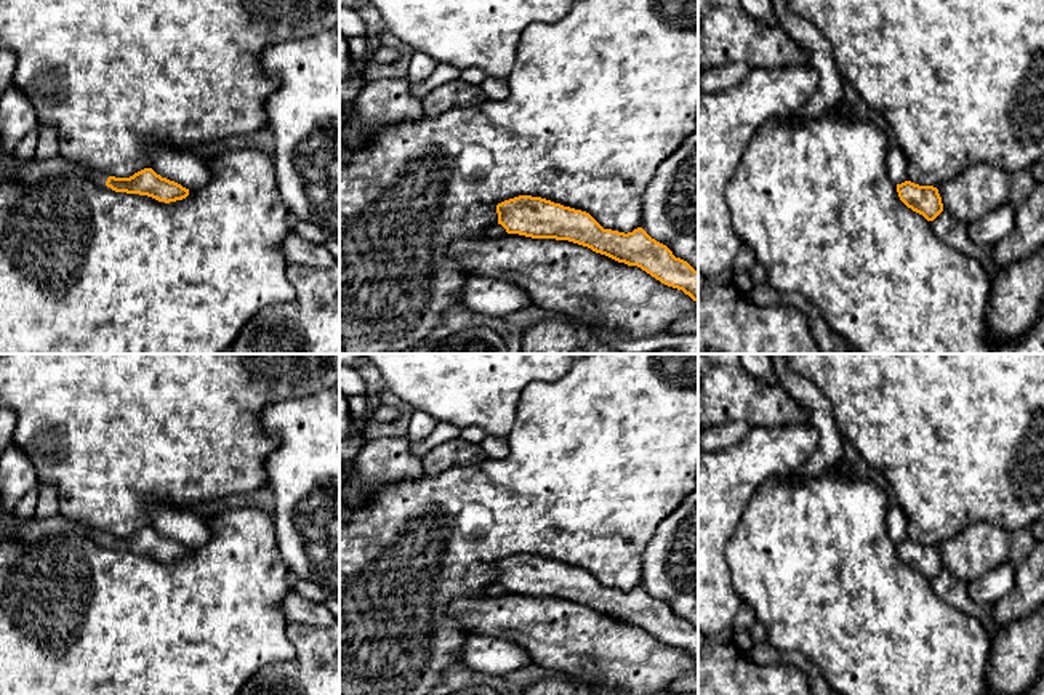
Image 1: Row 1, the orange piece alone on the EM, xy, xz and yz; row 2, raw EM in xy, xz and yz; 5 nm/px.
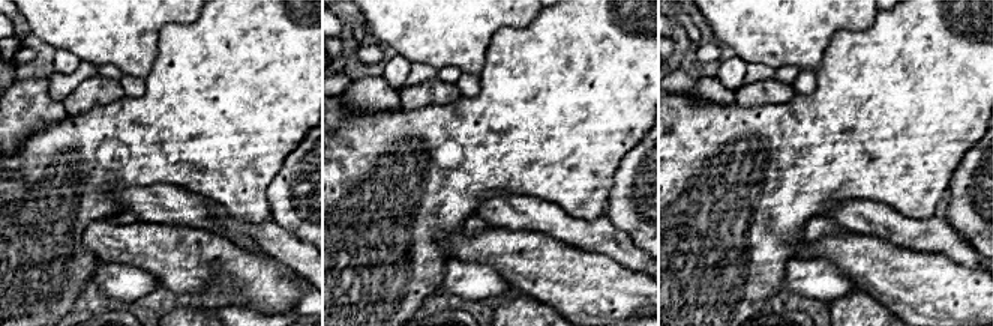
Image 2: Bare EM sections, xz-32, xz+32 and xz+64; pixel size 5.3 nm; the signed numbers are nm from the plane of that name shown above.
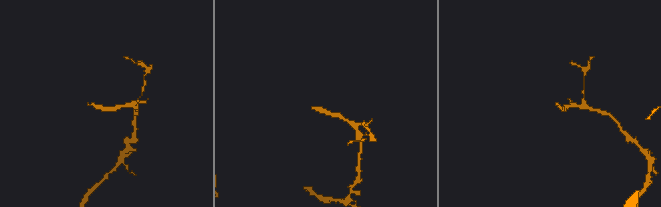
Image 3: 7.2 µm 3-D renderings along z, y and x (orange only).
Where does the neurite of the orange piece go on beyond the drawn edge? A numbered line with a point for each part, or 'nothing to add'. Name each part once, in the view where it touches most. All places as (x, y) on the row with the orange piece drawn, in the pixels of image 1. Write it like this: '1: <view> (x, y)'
1: xy (15, 170)

